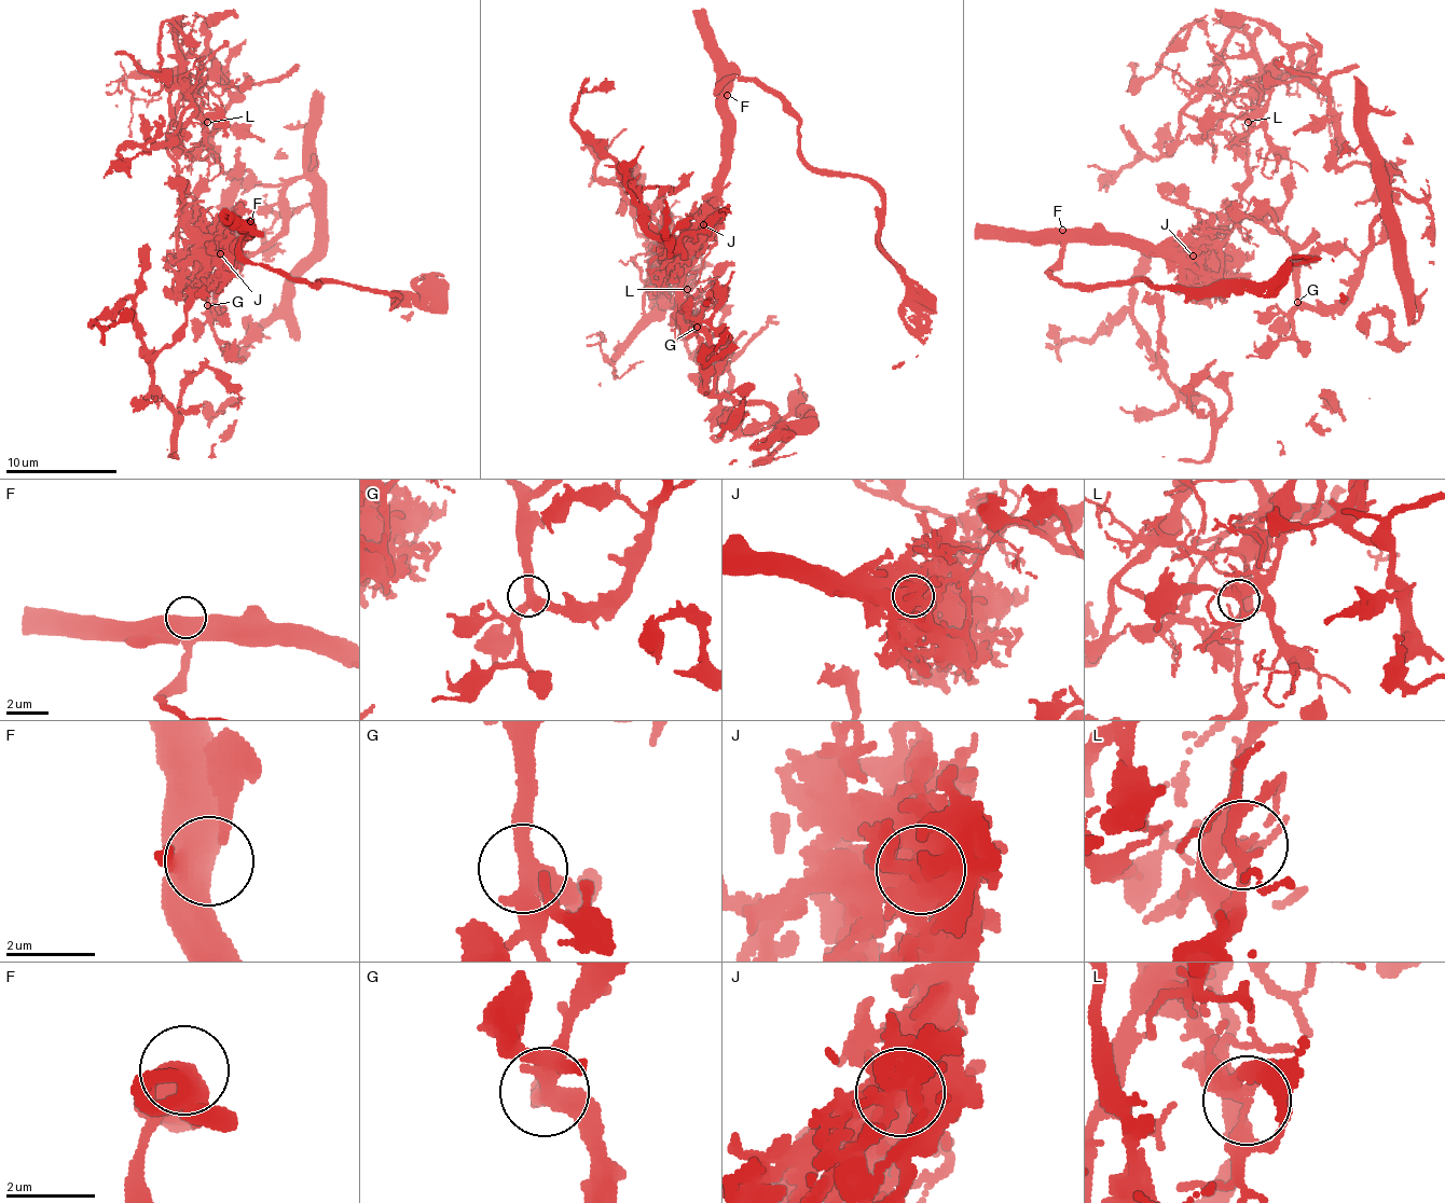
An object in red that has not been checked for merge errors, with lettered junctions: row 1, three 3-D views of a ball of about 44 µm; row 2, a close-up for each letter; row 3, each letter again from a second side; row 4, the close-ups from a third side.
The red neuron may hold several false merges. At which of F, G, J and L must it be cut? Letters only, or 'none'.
J, L

